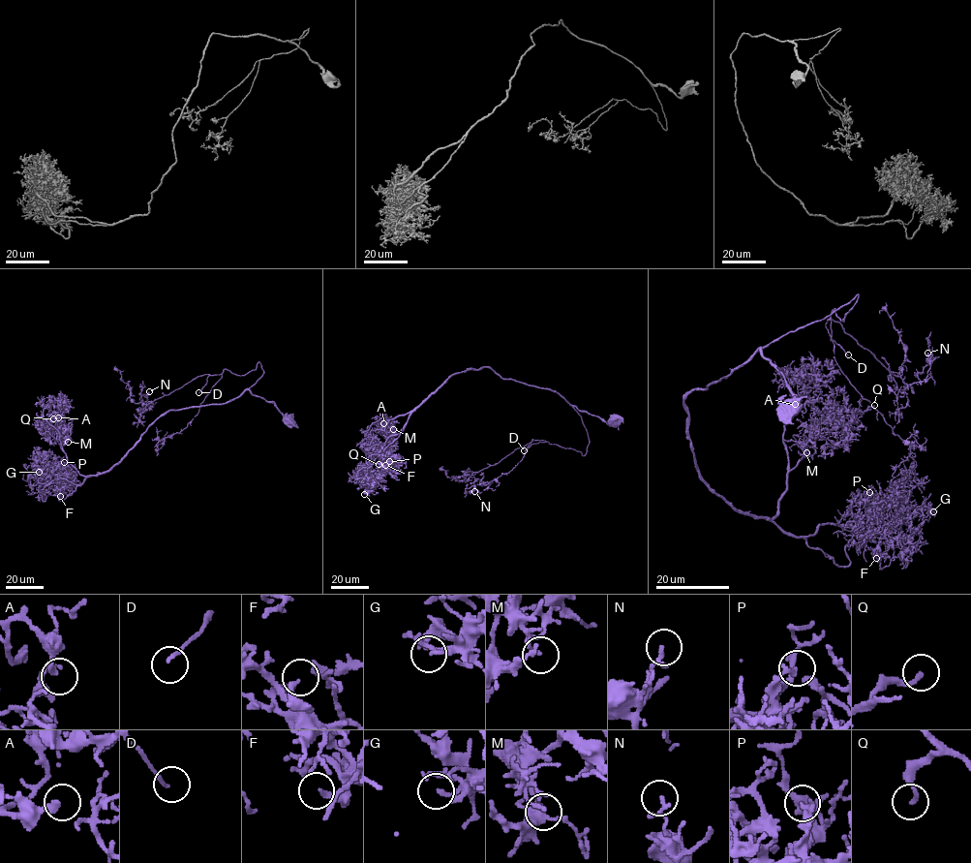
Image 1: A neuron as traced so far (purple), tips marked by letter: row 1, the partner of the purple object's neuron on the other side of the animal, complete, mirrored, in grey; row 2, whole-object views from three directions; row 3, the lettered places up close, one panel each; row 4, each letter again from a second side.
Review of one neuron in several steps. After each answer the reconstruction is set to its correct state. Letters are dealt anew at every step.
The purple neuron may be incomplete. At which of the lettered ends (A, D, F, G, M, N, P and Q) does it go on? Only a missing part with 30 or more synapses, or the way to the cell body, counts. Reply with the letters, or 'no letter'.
A, D

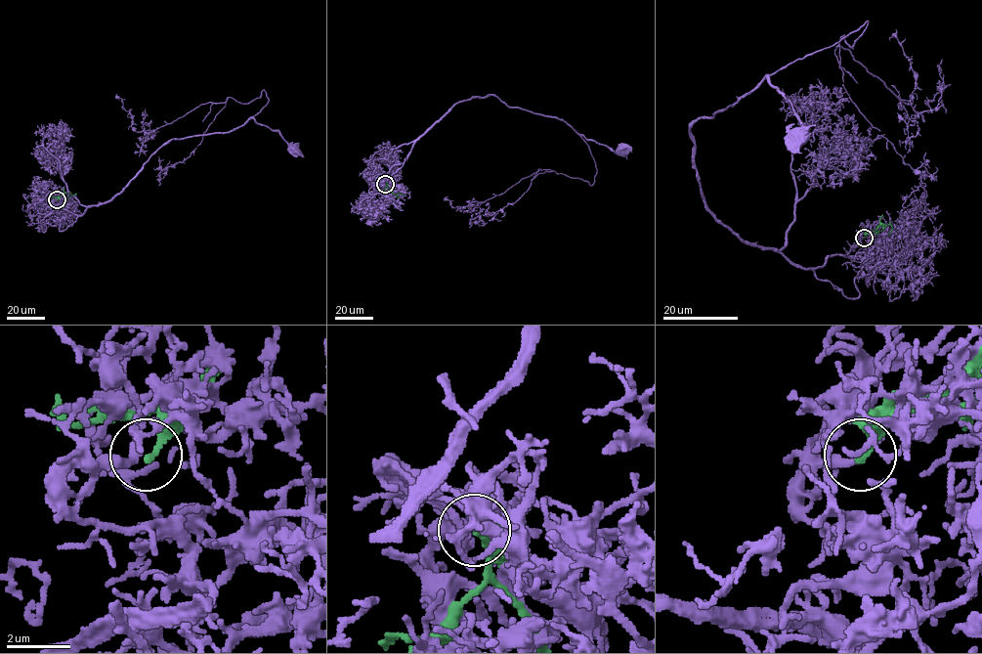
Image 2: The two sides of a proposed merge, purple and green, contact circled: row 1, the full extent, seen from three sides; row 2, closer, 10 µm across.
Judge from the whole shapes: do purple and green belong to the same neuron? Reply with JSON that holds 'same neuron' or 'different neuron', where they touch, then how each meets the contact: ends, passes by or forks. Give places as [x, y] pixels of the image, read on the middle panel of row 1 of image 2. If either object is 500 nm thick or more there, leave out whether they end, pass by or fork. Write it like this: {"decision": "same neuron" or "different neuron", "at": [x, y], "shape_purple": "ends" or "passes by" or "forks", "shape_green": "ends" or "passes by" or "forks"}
{"decision": "different neuron", "at": [385, 184], "shape_purple": "passes by", "shape_green": "ends"}

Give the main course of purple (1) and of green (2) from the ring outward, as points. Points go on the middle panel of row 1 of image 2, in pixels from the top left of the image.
1: (385, 184), (389, 170), (455, 104), (490, 95), (556, 116), (588, 139), (620, 150)
2: (385, 184), (395, 195), (405, 196)

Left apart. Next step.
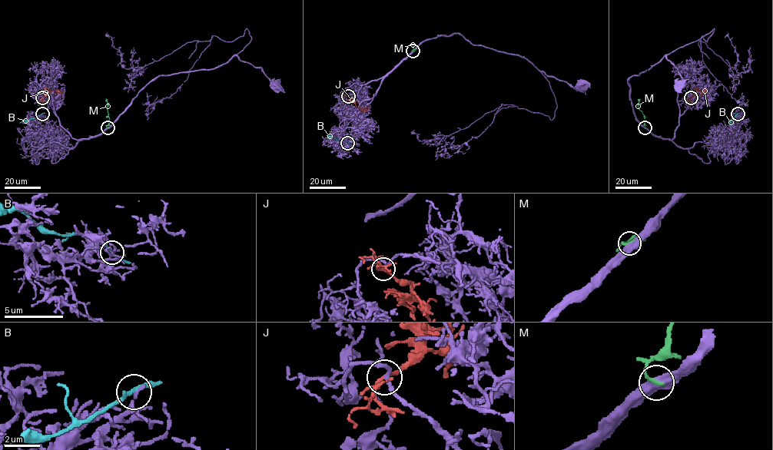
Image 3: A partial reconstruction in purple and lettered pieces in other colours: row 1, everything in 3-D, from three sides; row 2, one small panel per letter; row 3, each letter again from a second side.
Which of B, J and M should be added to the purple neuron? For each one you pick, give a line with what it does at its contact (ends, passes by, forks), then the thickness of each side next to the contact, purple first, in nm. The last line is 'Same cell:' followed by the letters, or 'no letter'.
J: it forks; calibres 200 and 150 nm
Same cell: J

